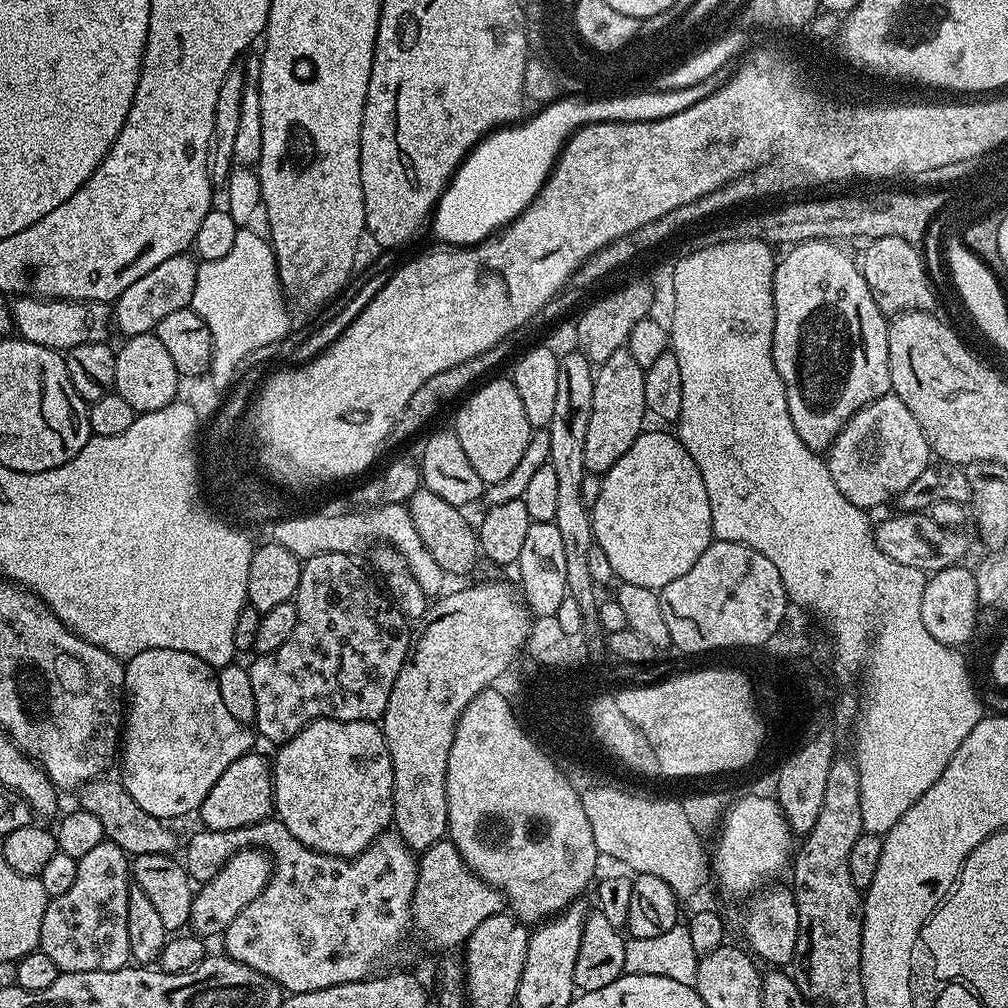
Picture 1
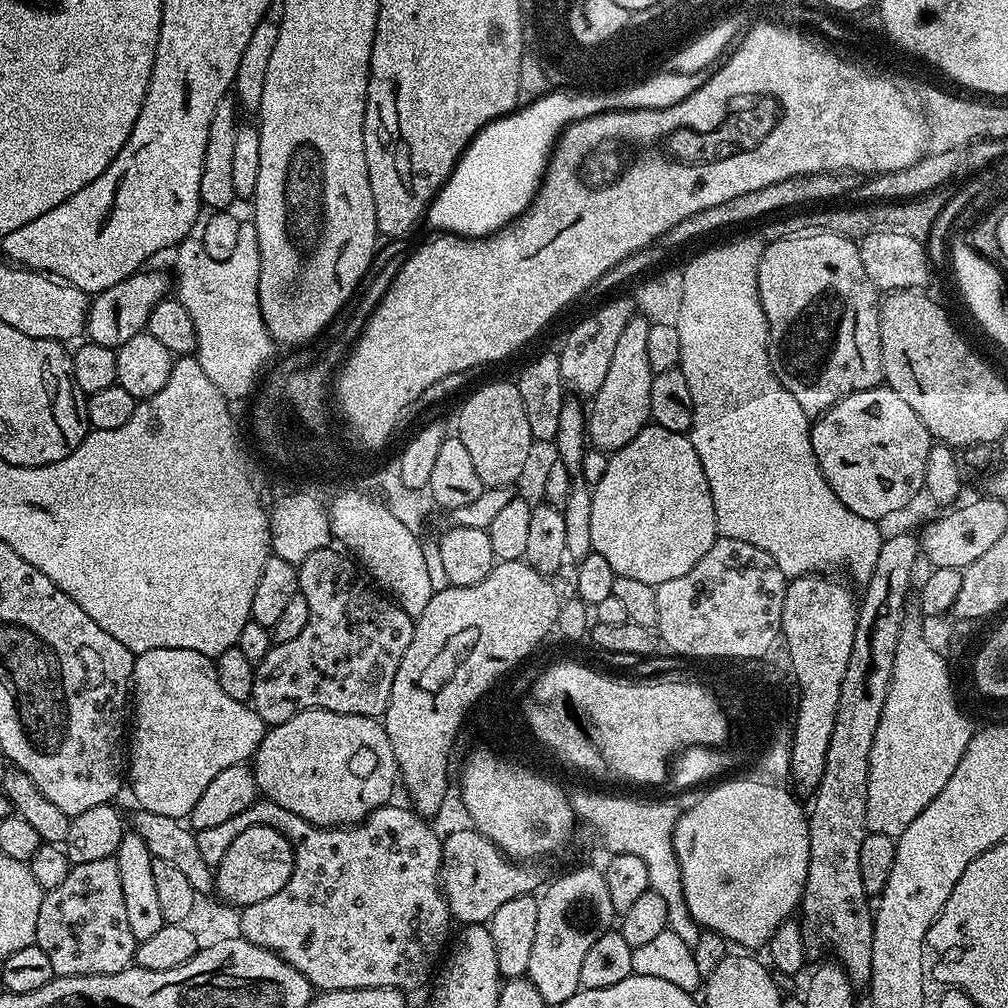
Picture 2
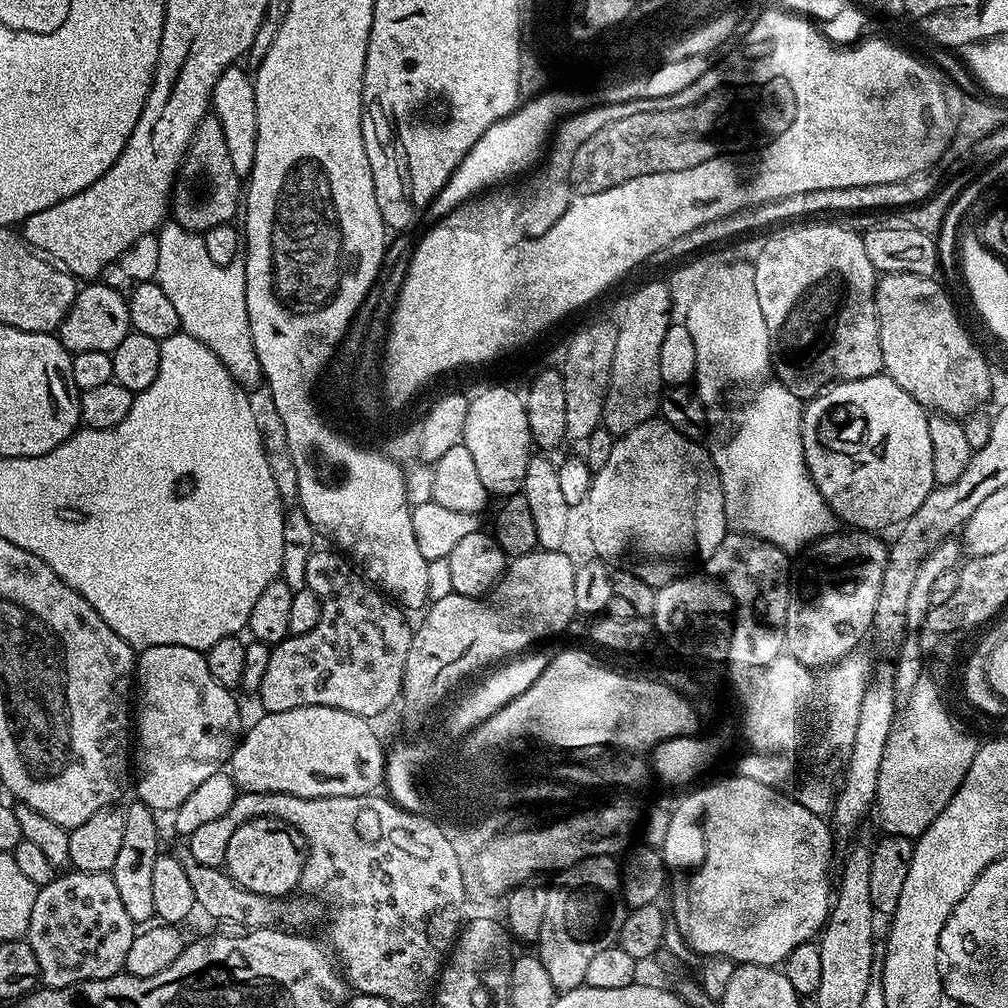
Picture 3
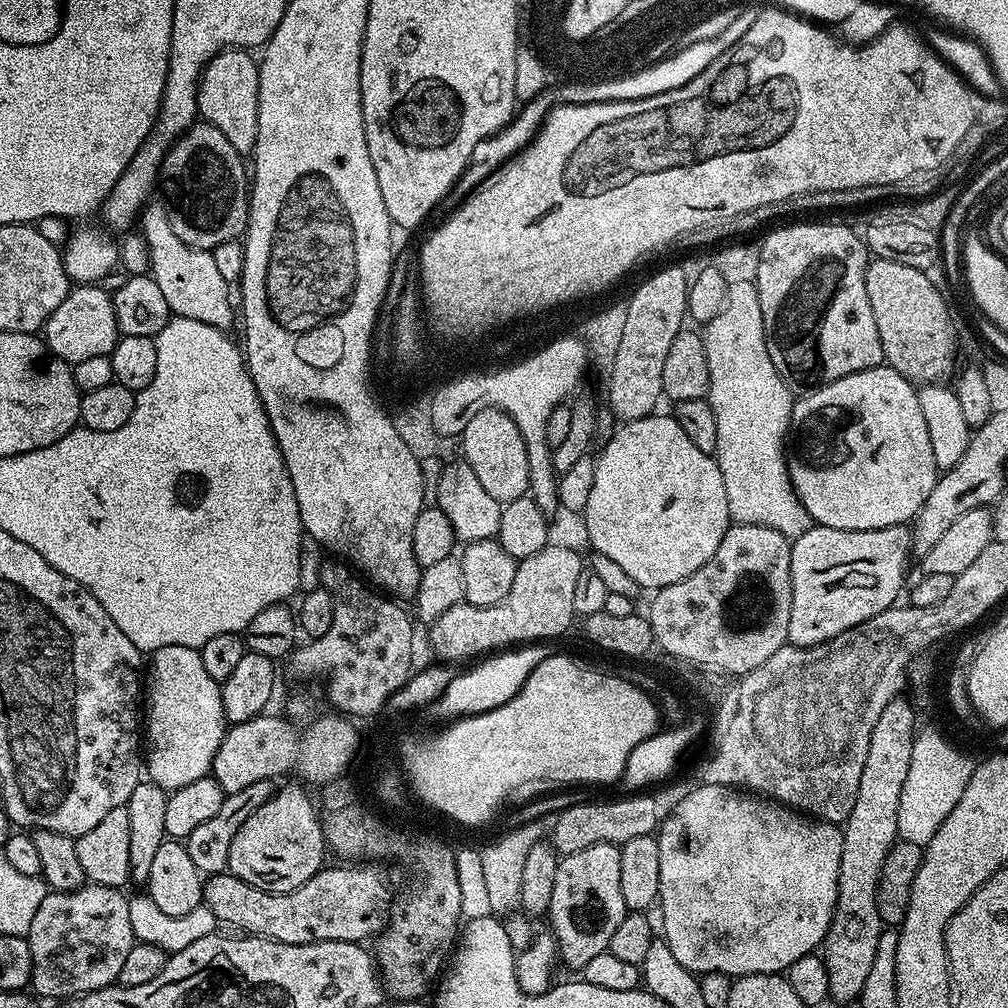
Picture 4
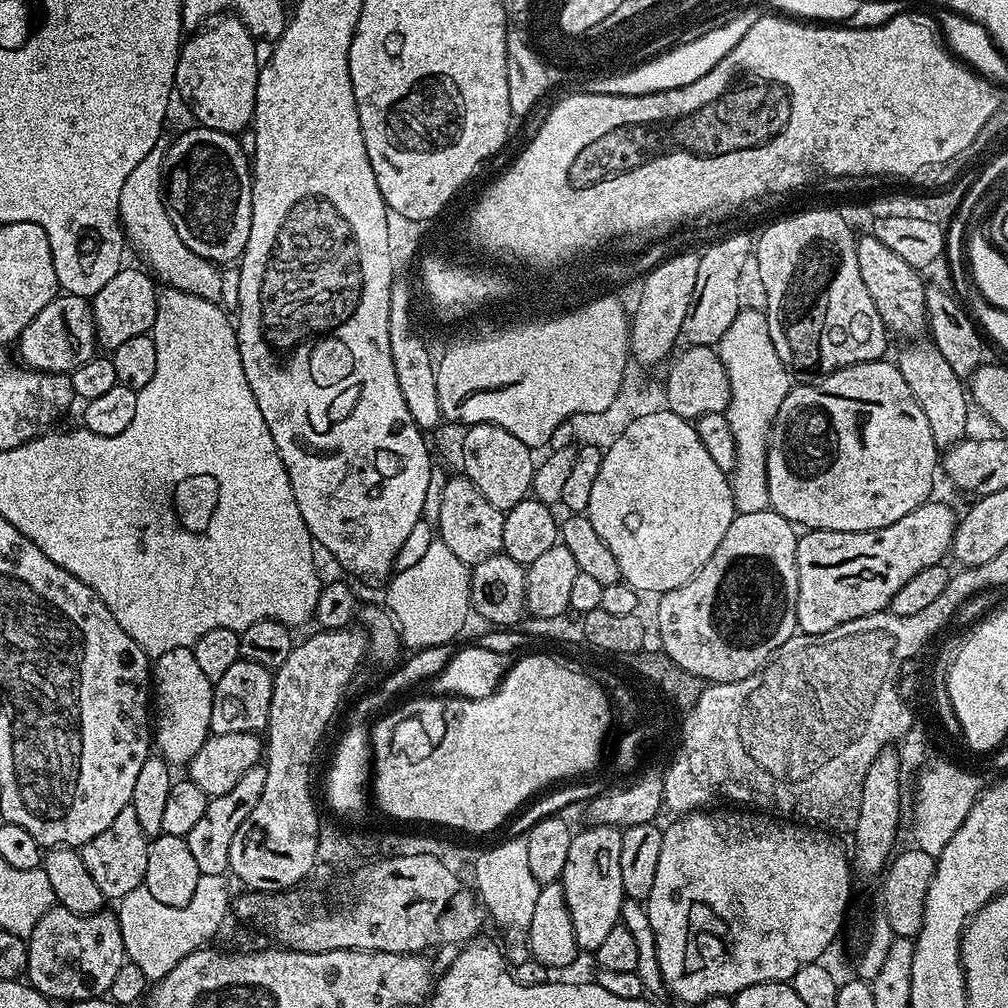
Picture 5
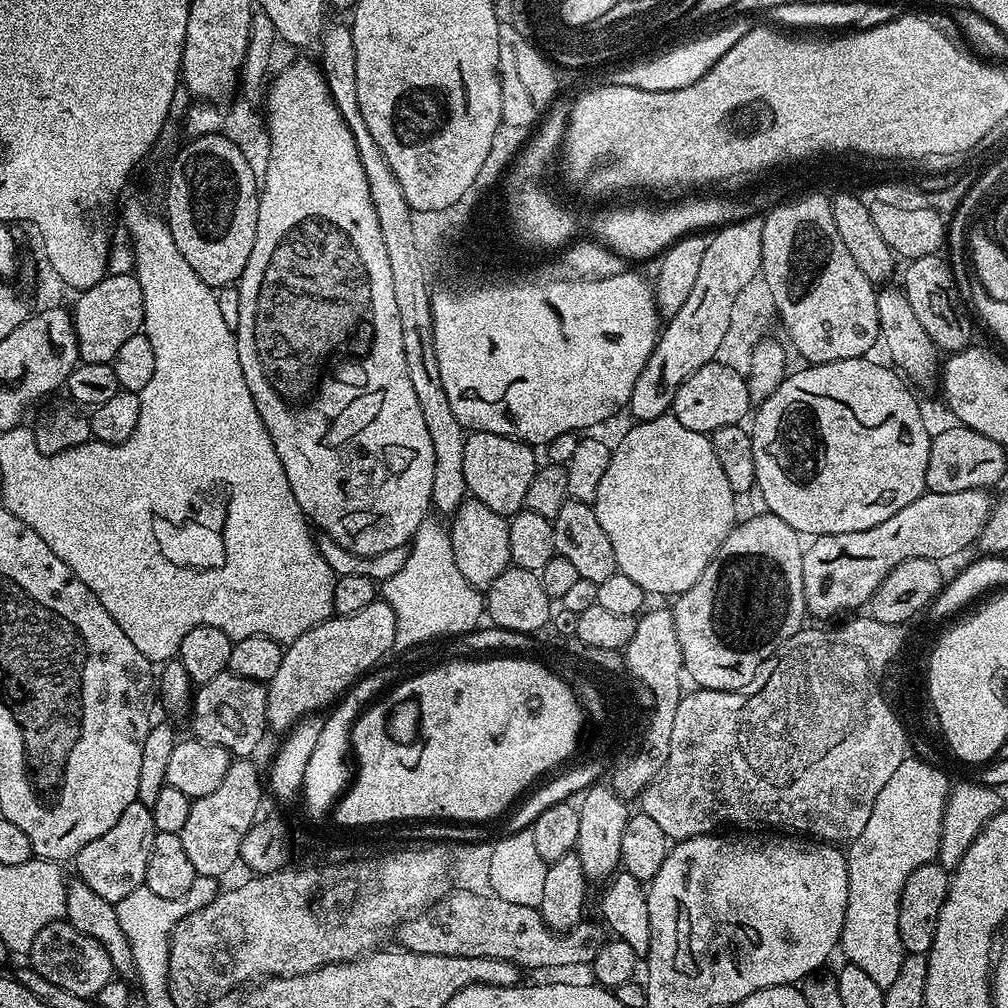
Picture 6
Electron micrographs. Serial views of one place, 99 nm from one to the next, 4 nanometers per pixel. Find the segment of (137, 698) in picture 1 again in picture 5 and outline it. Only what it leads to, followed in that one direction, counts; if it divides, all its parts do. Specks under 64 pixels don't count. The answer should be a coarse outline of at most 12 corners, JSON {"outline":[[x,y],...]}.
{"outline":[[191,648],[150,668],[154,744],[187,766],[207,742],[214,681]]}

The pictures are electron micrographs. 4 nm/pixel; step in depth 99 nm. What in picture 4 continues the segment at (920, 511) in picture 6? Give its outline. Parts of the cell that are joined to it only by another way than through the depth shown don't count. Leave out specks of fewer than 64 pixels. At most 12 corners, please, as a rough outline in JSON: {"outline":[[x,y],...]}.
{"outline":[[912,529],[791,541],[788,643],[809,648],[897,603]]}

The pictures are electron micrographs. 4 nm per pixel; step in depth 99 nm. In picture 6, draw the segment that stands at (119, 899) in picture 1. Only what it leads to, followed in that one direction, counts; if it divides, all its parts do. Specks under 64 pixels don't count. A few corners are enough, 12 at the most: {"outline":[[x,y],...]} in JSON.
{"outline":[[50,922],[26,953],[46,982],[89,998],[114,979],[110,954]]}

